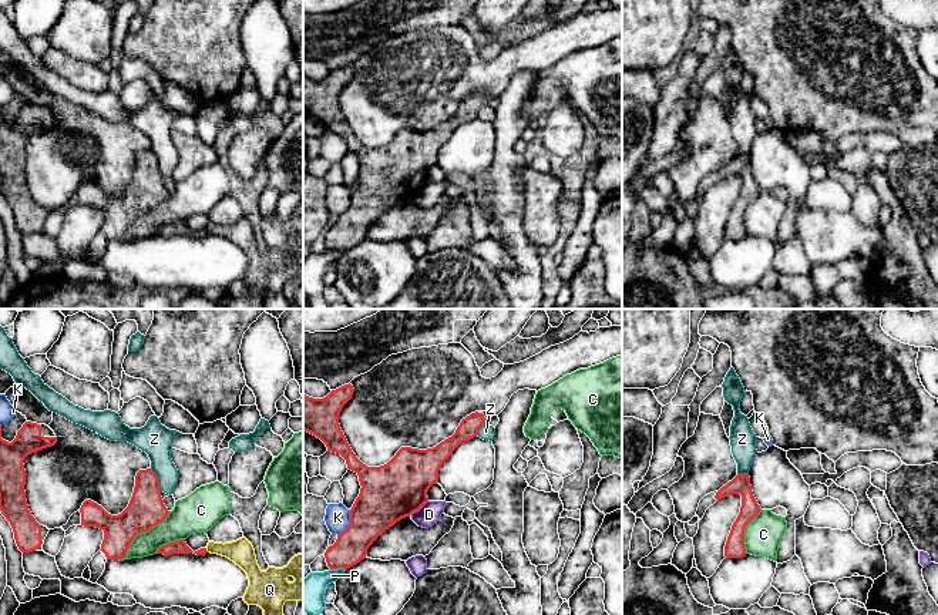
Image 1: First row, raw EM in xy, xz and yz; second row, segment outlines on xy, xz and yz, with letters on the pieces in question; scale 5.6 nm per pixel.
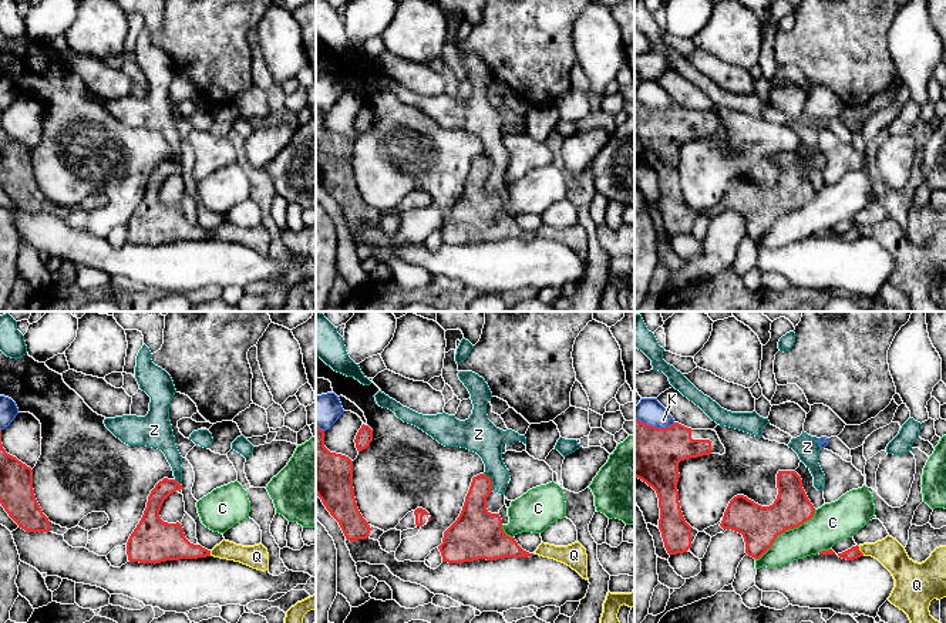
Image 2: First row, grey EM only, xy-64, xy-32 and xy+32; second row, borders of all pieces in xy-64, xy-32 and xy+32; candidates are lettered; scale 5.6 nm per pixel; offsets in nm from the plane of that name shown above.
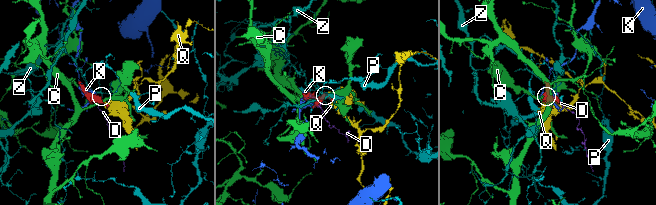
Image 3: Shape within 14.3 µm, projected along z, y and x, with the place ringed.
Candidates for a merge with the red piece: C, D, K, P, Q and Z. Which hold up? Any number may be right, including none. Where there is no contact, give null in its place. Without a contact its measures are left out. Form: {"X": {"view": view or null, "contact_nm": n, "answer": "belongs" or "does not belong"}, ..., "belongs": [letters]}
{"C": {"view": "xy", "contact_nm": 400, "answer": "does not belong"}, "D": {"view": "xz", "contact_nm": 130, "answer": "does not belong"}, "K": {"view": "xz", "contact_nm": 170, "answer": "does not belong"}, "P": {"view": "xz", "contact_nm": 90, "answer": "does not belong"}, "Q": {"view": "xy", "contact_nm": 30, "answer": "does not belong"}, "Z": {"view": "xy", "contact_nm": 140, "answer": "does not belong"}, "belongs": []}

